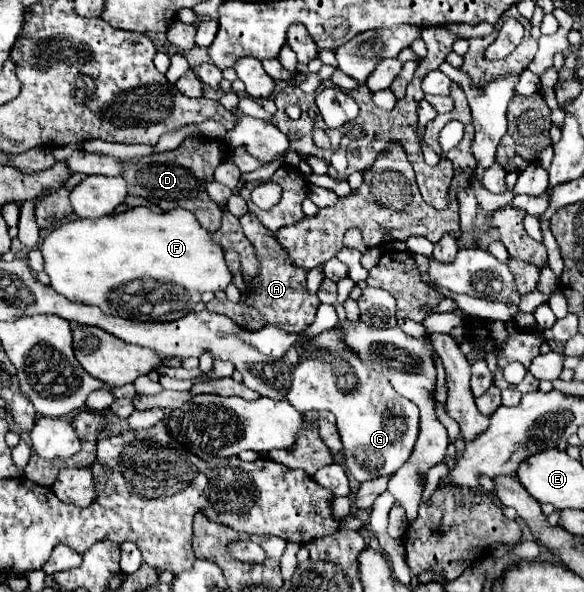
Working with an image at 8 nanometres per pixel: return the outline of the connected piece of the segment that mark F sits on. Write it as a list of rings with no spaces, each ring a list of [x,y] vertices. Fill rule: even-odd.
[[[133,207],[125,213],[113,213],[101,219],[75,219],[75,221],[67,221],[59,227],[55,227],[41,243],[41,255],[45,261],[45,273],[51,277],[51,287],[65,295],[69,301],[75,303],[85,303],[85,305],[97,305],[101,307],[101,311],[105,315],[115,315],[115,317],[123,317],[123,319],[131,319],[131,321],[175,321],[185,317],[187,313],[193,311],[193,307],[201,301],[201,293],[205,291],[219,291],[225,289],[231,283],[231,273],[225,265],[223,259],[223,249],[219,245],[215,245],[211,241],[211,235],[197,223],[195,215],[187,209],[173,209],[173,211],[165,211],[165,213],[153,213],[149,207]]]

